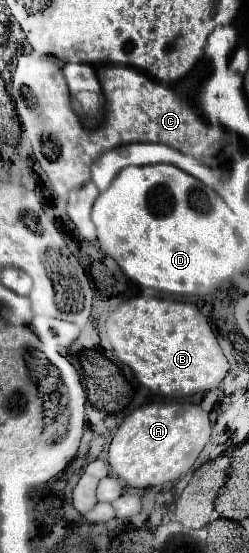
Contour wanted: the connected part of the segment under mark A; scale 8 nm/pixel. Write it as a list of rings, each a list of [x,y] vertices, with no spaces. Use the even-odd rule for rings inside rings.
[[[150,401],[134,409],[122,425],[116,429],[108,449],[108,465],[112,473],[128,487],[156,487],[170,481],[178,481],[184,475],[210,441],[208,413],[194,403],[176,401]]]

